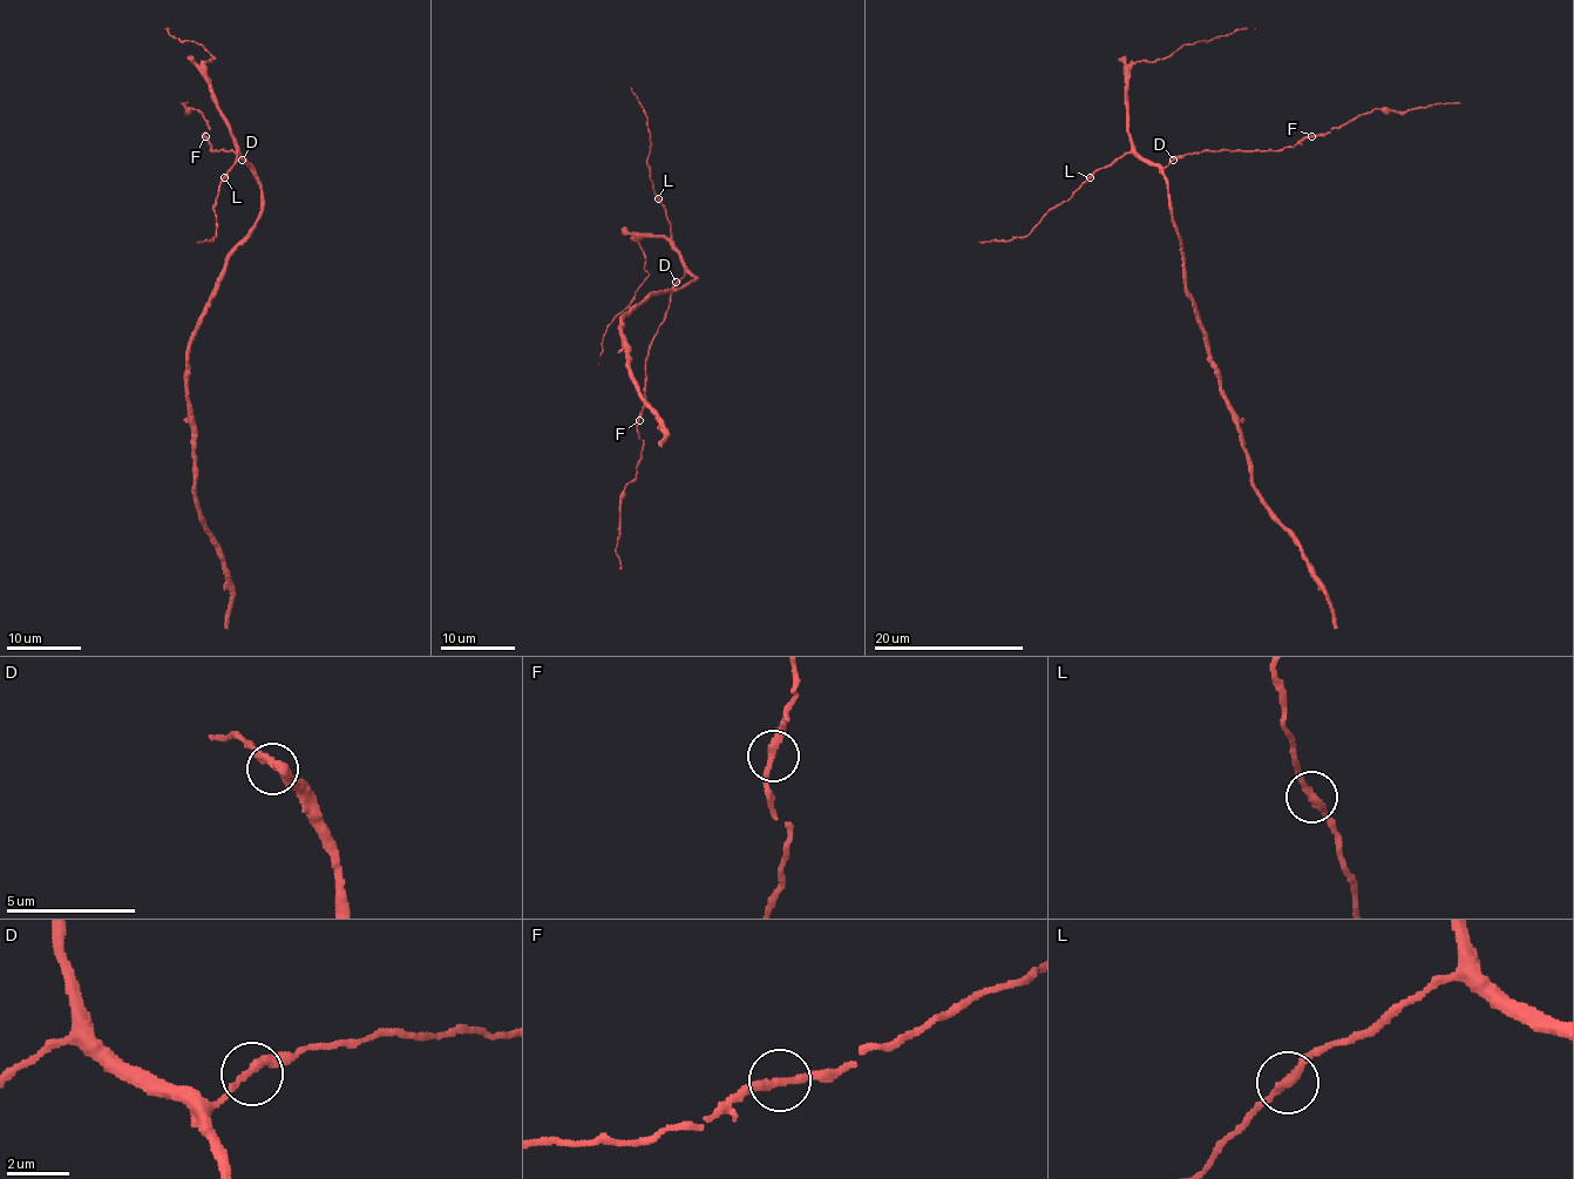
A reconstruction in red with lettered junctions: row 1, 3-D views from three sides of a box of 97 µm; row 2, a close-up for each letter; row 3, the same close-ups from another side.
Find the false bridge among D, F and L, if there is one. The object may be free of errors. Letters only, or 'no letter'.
no letter

